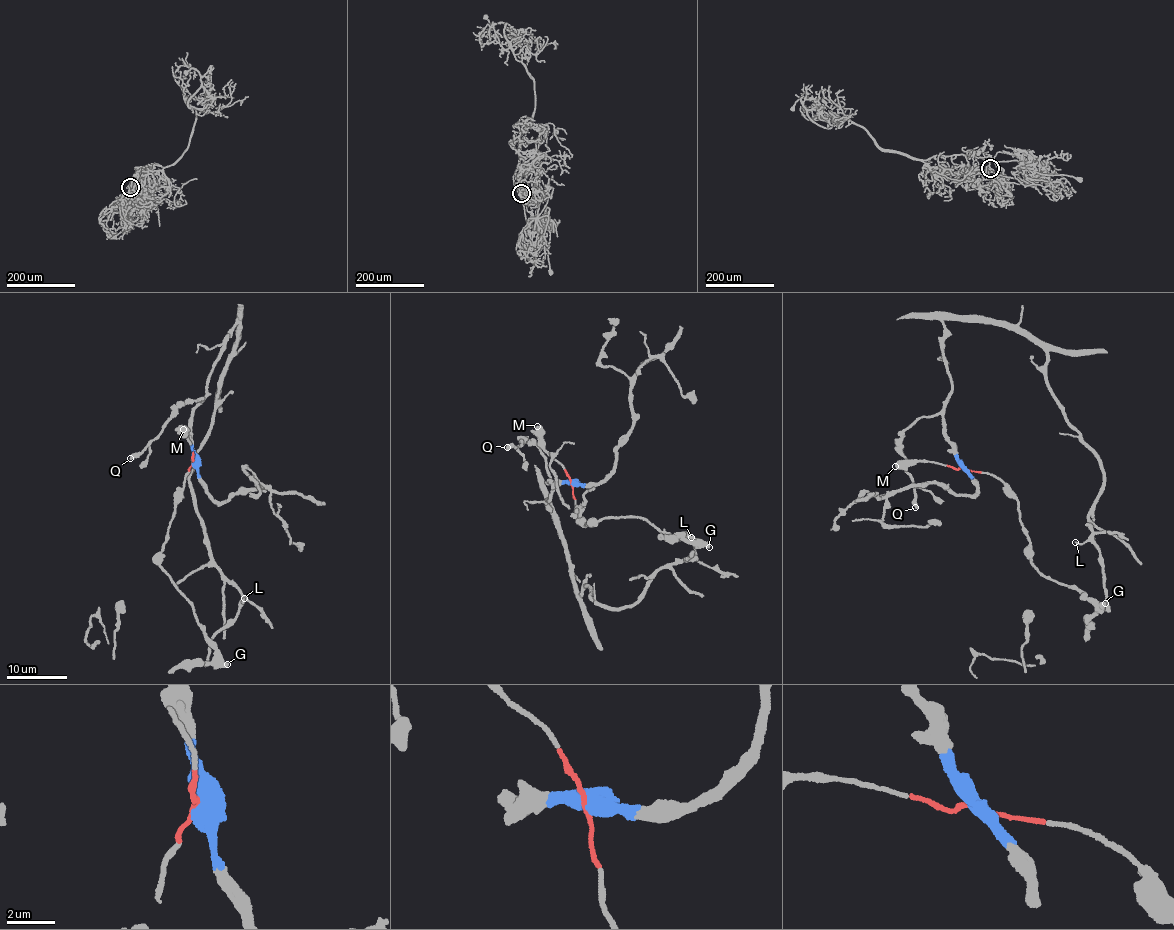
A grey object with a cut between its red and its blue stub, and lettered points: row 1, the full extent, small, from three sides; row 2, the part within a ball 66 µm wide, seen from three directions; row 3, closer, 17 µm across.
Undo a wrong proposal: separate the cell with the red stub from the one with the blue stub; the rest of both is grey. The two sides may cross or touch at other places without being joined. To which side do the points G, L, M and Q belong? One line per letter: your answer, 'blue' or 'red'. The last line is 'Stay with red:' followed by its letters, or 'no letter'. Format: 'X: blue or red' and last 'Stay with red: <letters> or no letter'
G: red
L: blue
M: red
Q: blue
Stay with red: G, M

